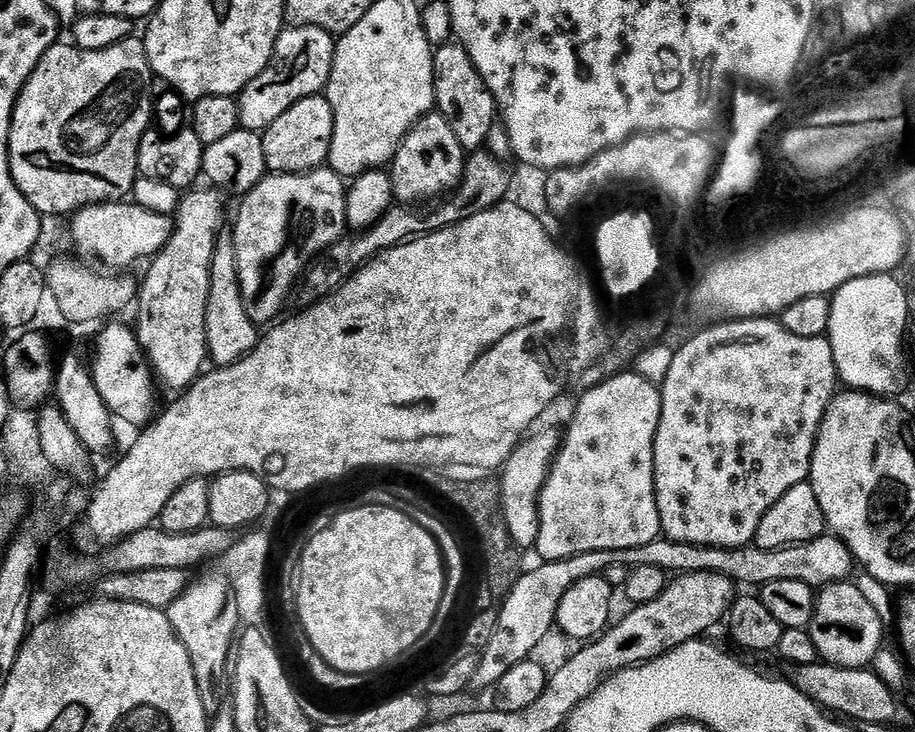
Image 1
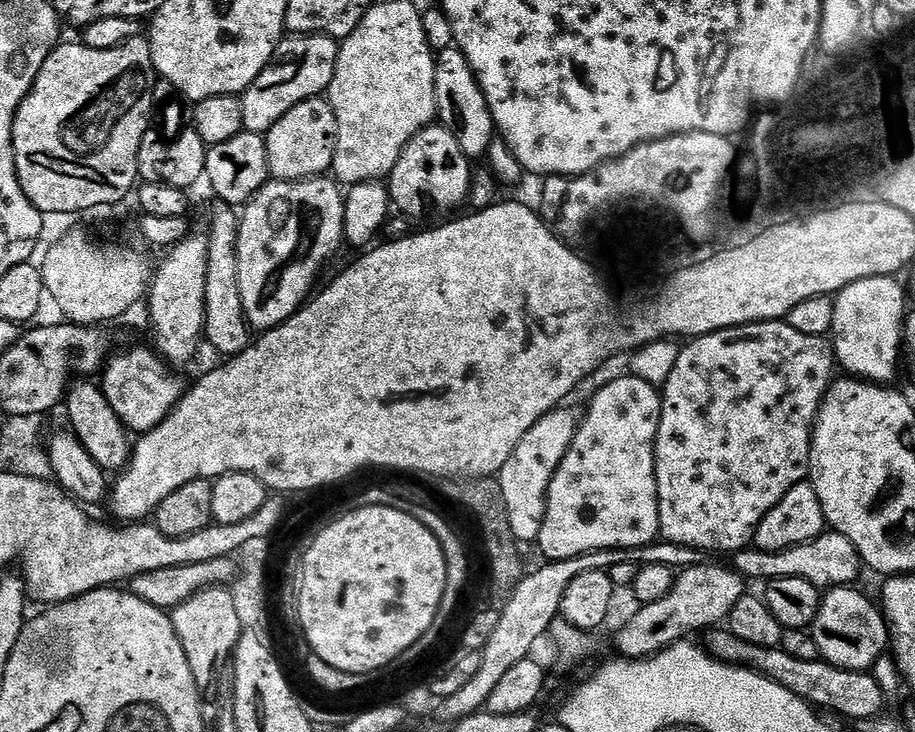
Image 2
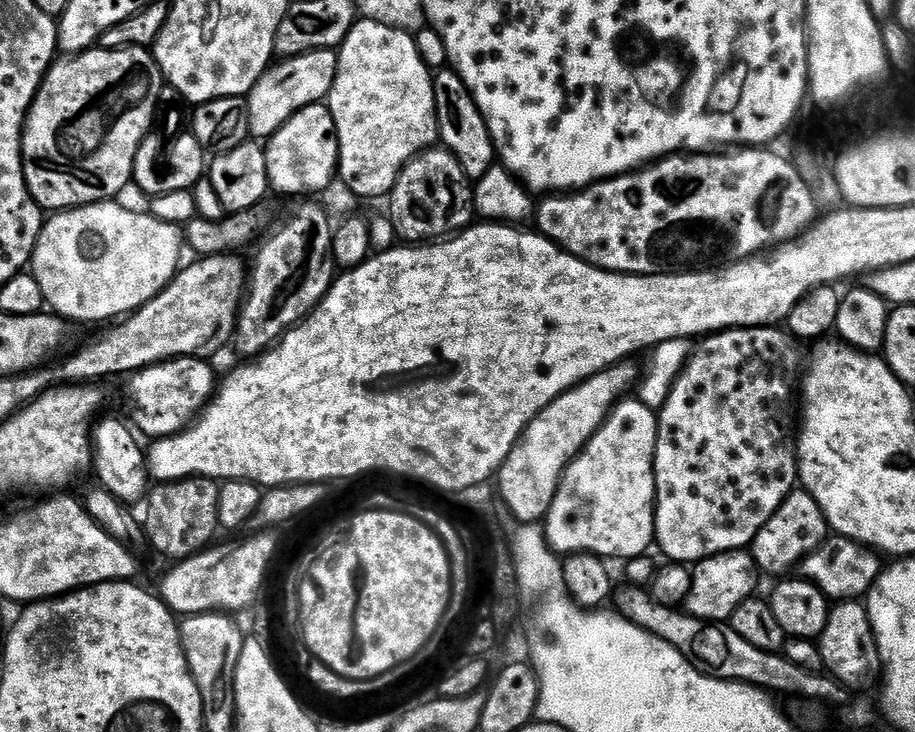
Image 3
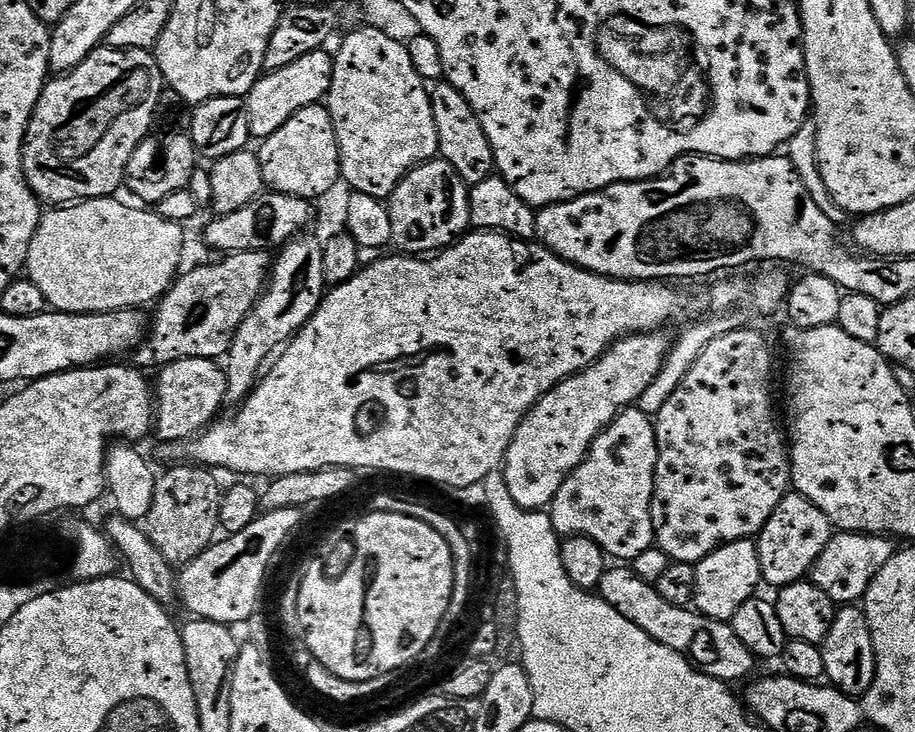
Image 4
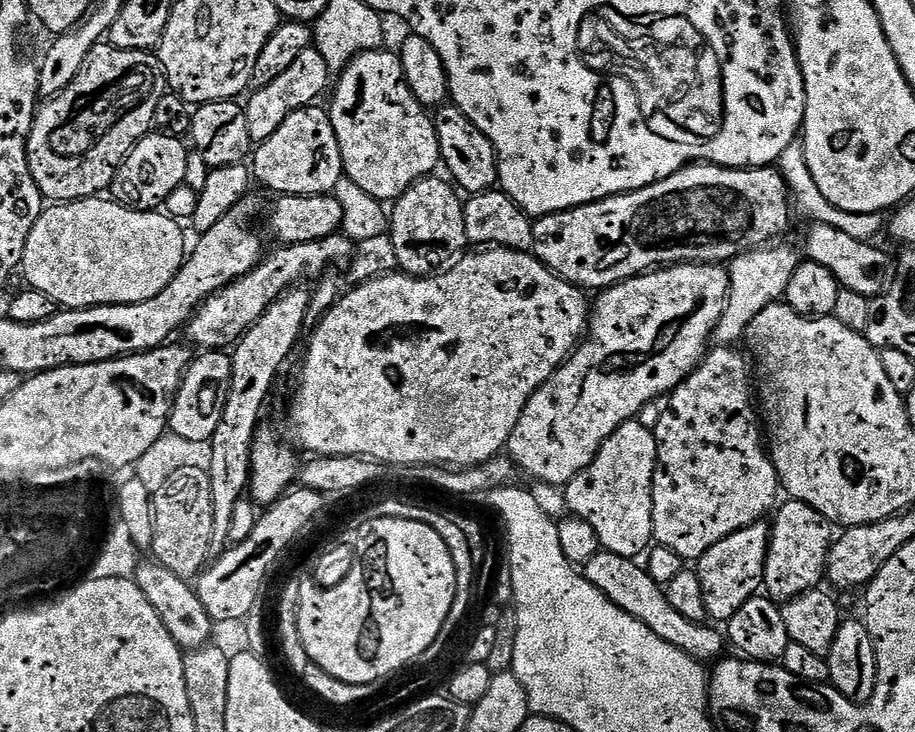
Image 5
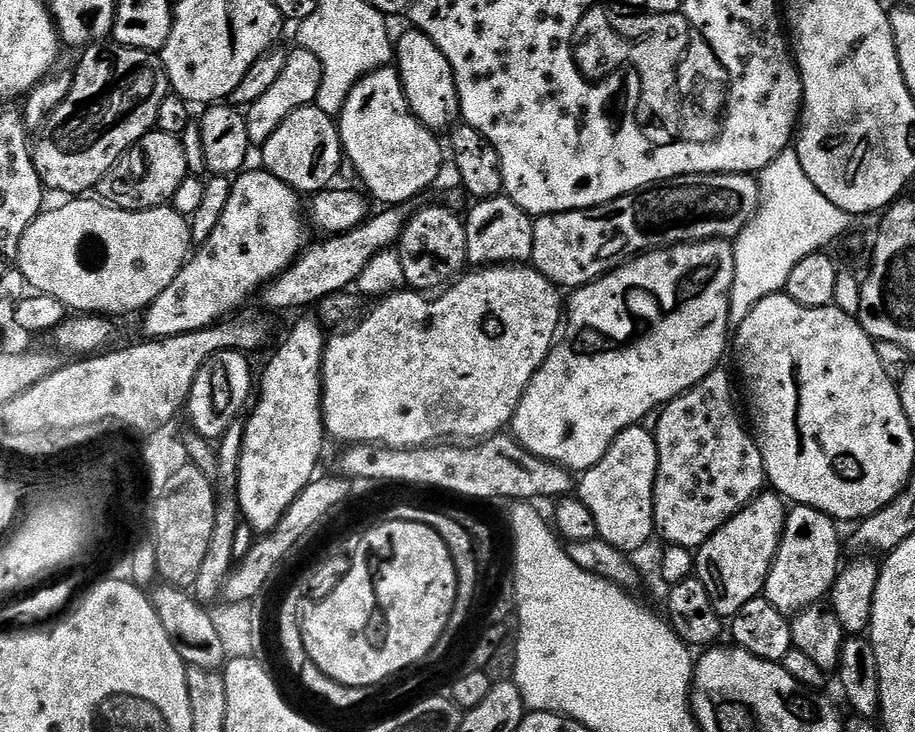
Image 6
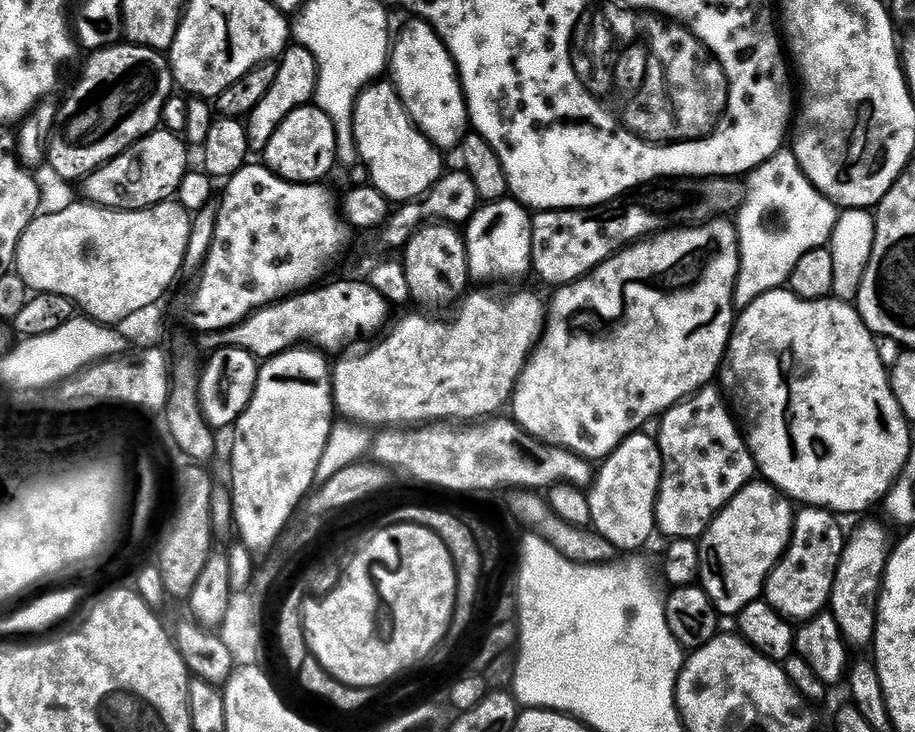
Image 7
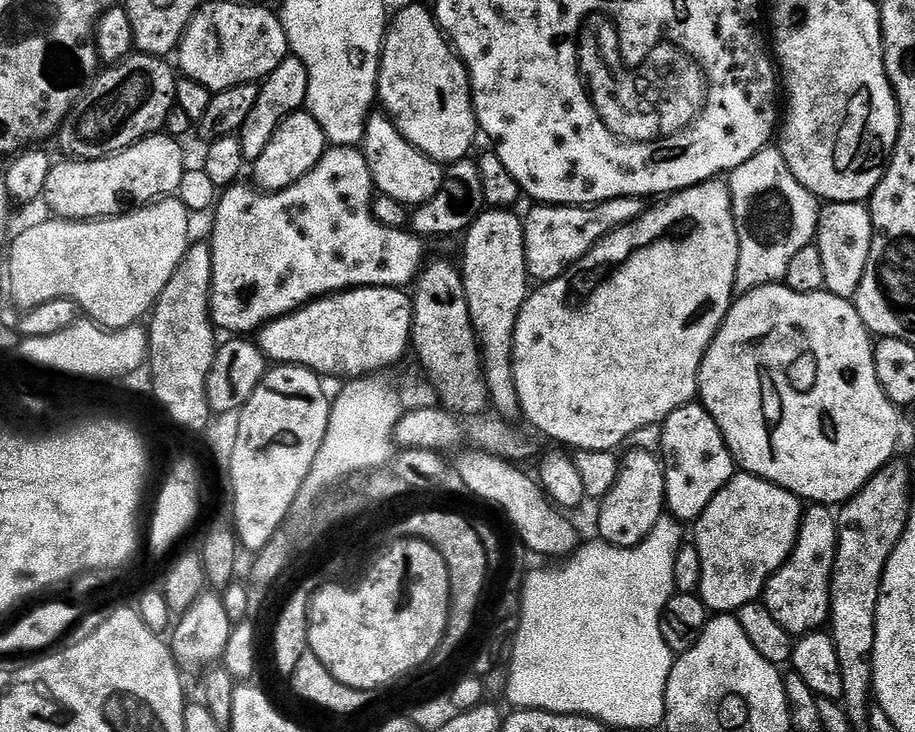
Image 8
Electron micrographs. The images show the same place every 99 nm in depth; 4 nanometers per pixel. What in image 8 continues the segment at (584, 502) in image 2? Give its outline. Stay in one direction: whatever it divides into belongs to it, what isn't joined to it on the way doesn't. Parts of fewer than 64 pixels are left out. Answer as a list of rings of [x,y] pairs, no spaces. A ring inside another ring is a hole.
[[[632,450],[629,456],[619,461],[614,486],[599,501],[600,536],[603,543],[614,548],[638,546],[654,530],[666,512],[664,495],[664,465],[653,453]]]

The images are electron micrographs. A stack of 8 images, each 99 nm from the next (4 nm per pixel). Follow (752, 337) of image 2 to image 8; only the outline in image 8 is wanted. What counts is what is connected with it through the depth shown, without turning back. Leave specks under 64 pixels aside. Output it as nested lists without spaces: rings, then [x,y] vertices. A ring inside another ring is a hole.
[[[699,402],[684,404],[664,419],[659,459],[664,465],[664,503],[677,521],[695,522],[710,506],[714,494],[722,490],[737,475],[738,465],[726,446],[718,422],[710,418]]]

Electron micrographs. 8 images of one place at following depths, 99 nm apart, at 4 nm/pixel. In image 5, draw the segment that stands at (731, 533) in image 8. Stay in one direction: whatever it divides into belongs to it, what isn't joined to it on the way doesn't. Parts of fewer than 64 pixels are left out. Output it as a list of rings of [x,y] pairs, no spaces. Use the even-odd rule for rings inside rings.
[[[757,522],[722,538],[722,542],[710,546],[710,550],[700,557],[698,571],[702,598],[706,598],[706,610],[713,621],[726,622],[749,598],[761,591],[769,539],[769,525]]]

